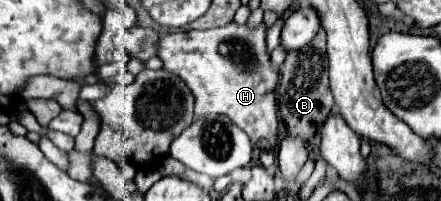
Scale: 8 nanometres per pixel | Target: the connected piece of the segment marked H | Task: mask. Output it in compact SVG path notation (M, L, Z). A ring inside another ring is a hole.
M234 22L222 28L188 30L160 36L156 42L156 56L162 60L162 70L178 74L190 88L196 106L196 118L204 114L226 114L236 126L250 134L252 142L260 138L270 140L278 134L276 84L278 72L272 70L266 54L264 26L250 30Z

